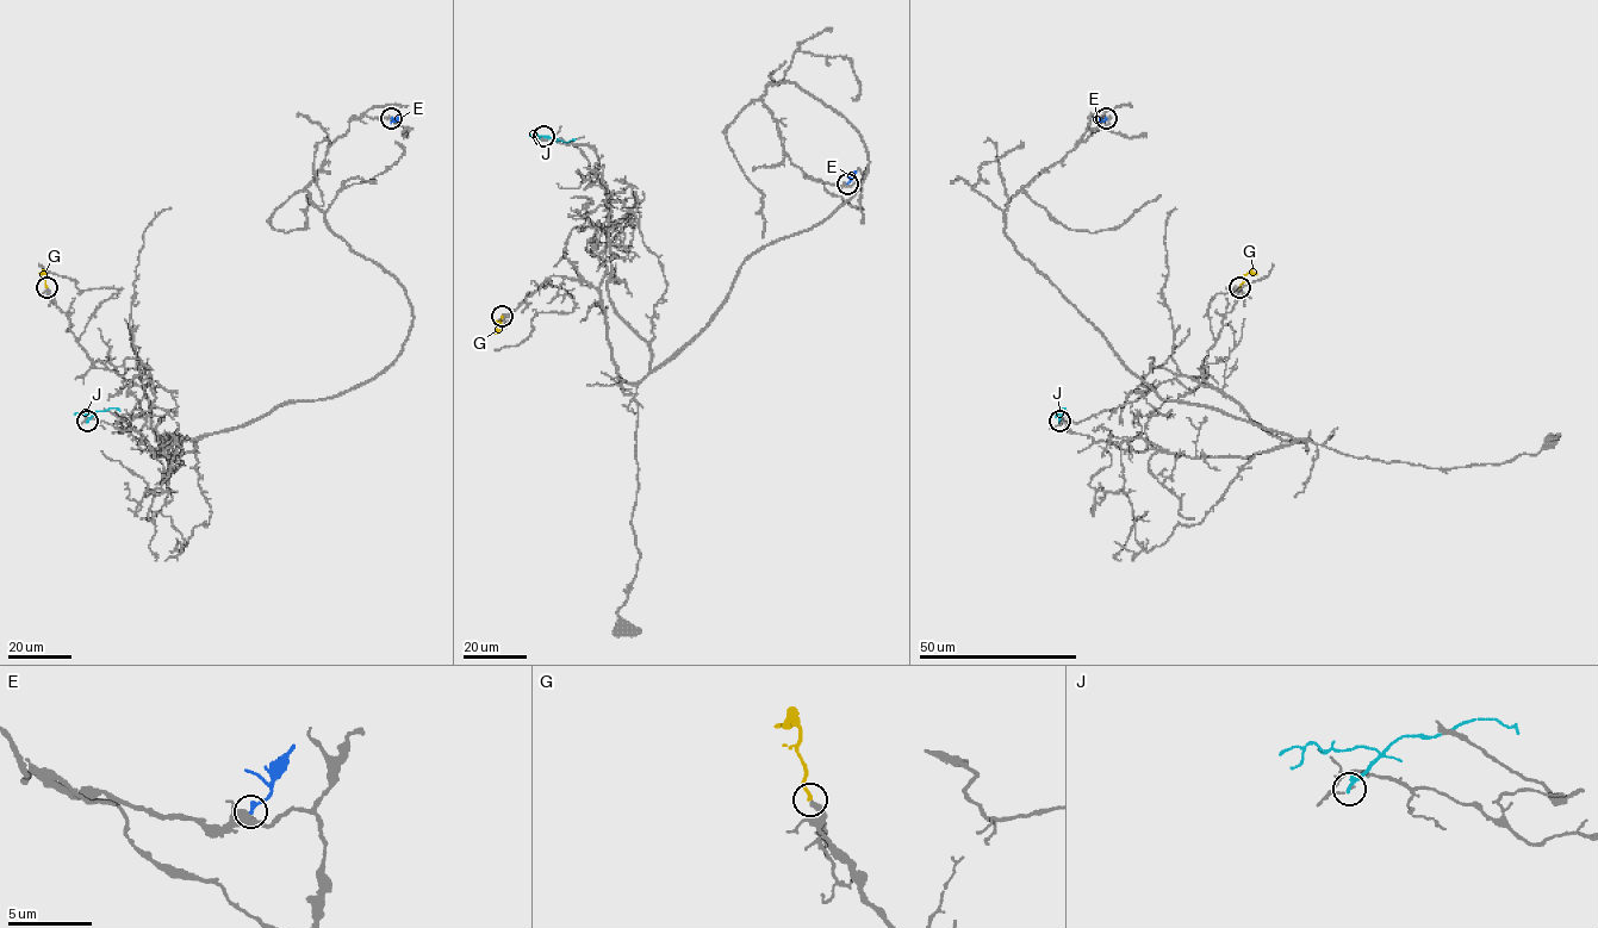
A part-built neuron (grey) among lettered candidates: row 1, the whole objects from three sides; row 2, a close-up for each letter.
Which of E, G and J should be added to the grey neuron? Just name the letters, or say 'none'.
G

